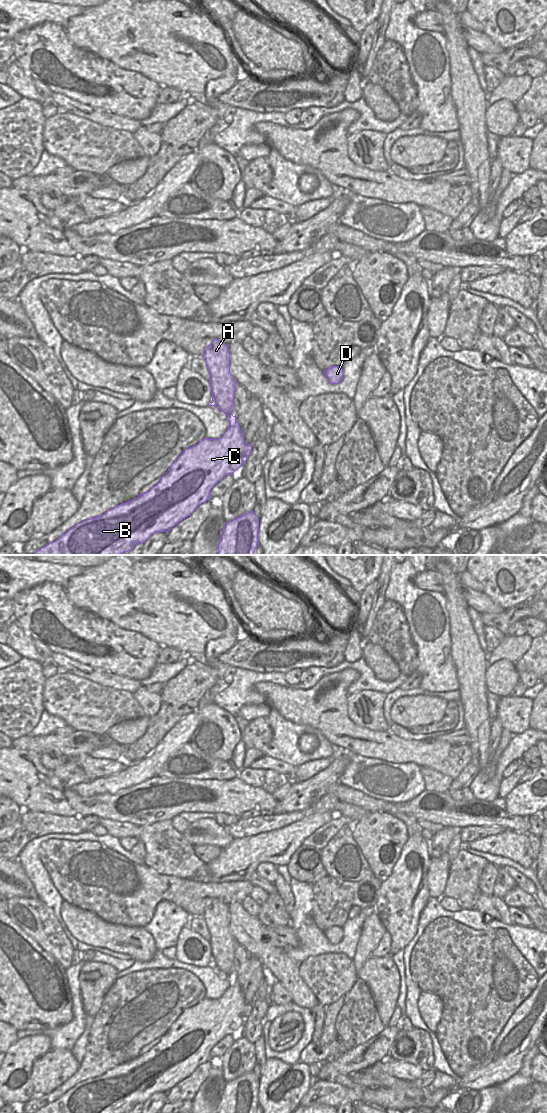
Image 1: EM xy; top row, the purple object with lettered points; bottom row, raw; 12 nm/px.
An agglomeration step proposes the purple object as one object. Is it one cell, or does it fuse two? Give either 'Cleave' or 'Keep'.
Cleave.

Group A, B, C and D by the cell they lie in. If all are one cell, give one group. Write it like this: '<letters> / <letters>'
A / B C D

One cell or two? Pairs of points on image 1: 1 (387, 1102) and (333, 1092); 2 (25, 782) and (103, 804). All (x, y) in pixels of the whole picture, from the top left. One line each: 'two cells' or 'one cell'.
1: one cell
2: one cell

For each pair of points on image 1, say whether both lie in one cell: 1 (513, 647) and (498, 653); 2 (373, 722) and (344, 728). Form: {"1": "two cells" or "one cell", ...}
{"1": "one cell", "2": "two cells"}

